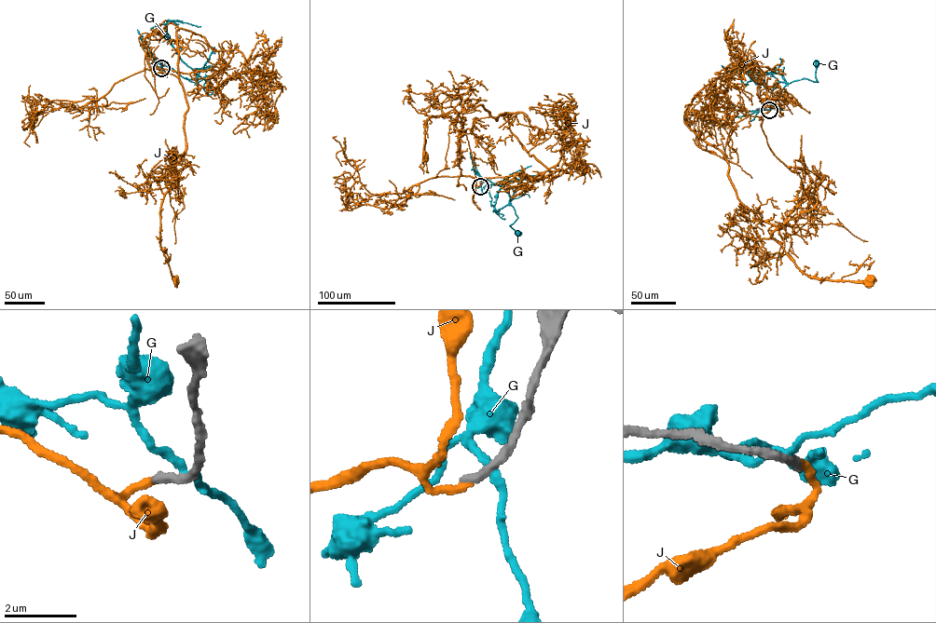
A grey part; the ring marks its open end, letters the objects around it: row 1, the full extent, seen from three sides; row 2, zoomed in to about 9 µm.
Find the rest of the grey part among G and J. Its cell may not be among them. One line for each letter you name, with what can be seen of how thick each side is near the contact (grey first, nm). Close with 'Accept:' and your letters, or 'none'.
J: 240 nm thick on the grey side, 190 nm on the other
Accept: J

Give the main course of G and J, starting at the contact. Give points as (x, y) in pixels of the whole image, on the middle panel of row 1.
G: (480, 185), (480, 177), (502, 187), (508, 194), (508, 204), (513, 207), (517, 217), (509, 225), (516, 233)
J: (480, 186), (550, 173), (506, 112), (496, 120), (480, 104), (456, 120), (431, 116), (425, 155)

